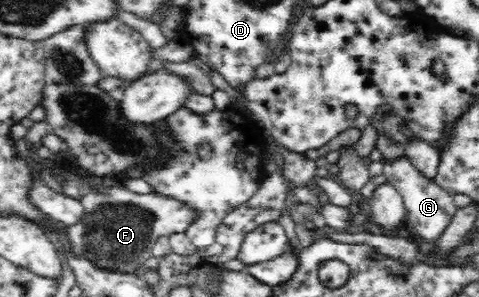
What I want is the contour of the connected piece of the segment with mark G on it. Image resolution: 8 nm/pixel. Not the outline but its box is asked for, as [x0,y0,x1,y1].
[383,155,457,245]

